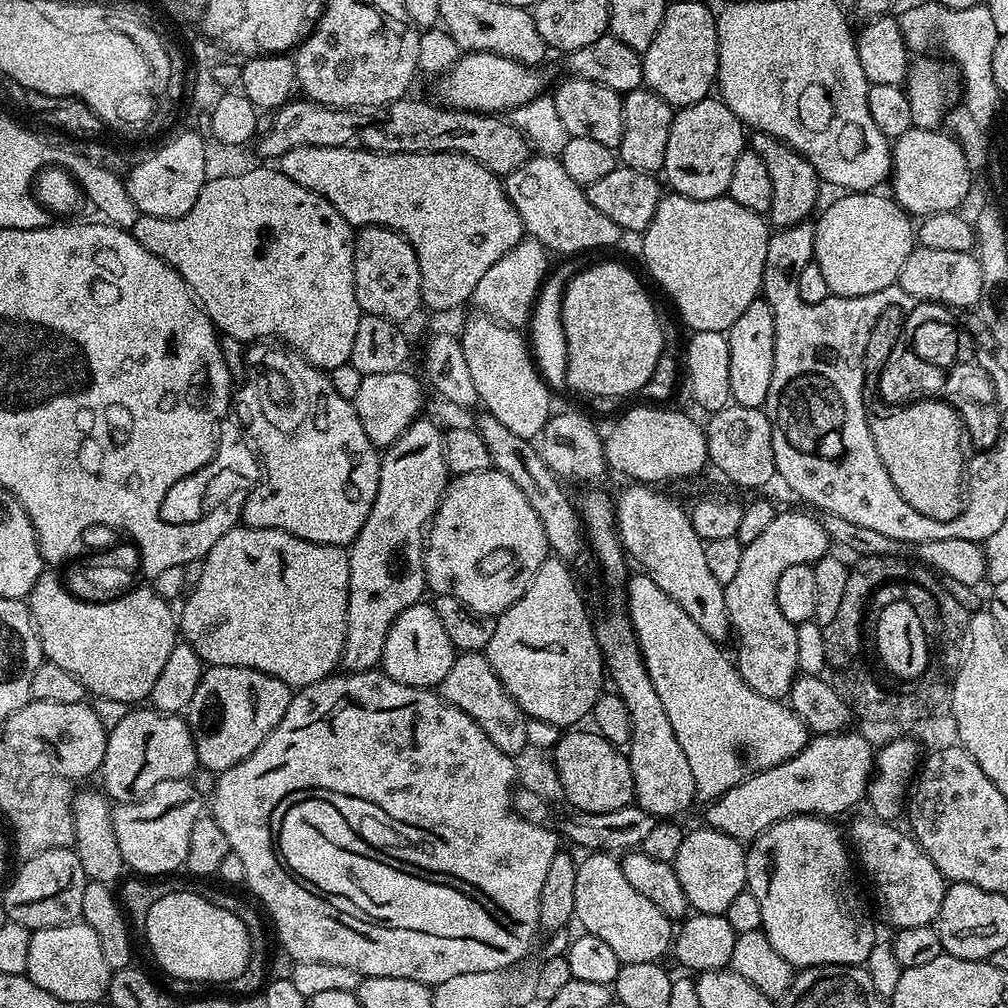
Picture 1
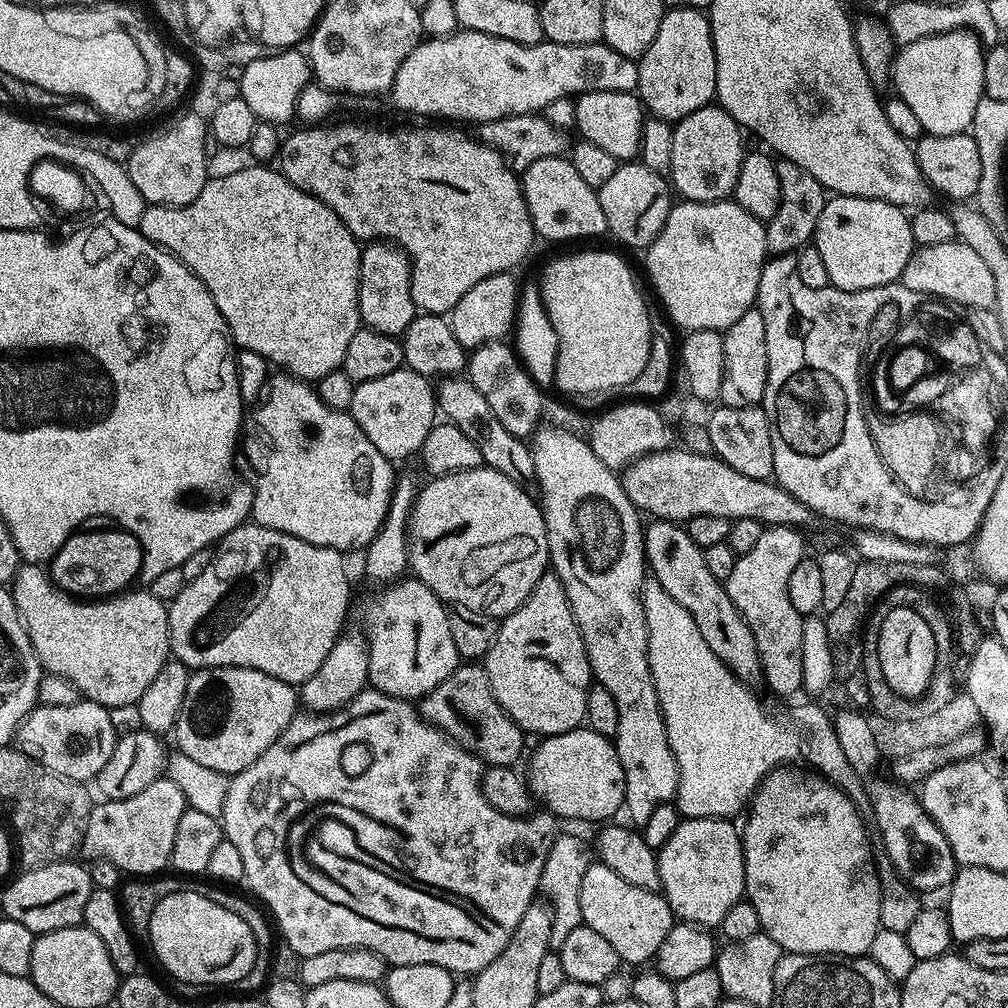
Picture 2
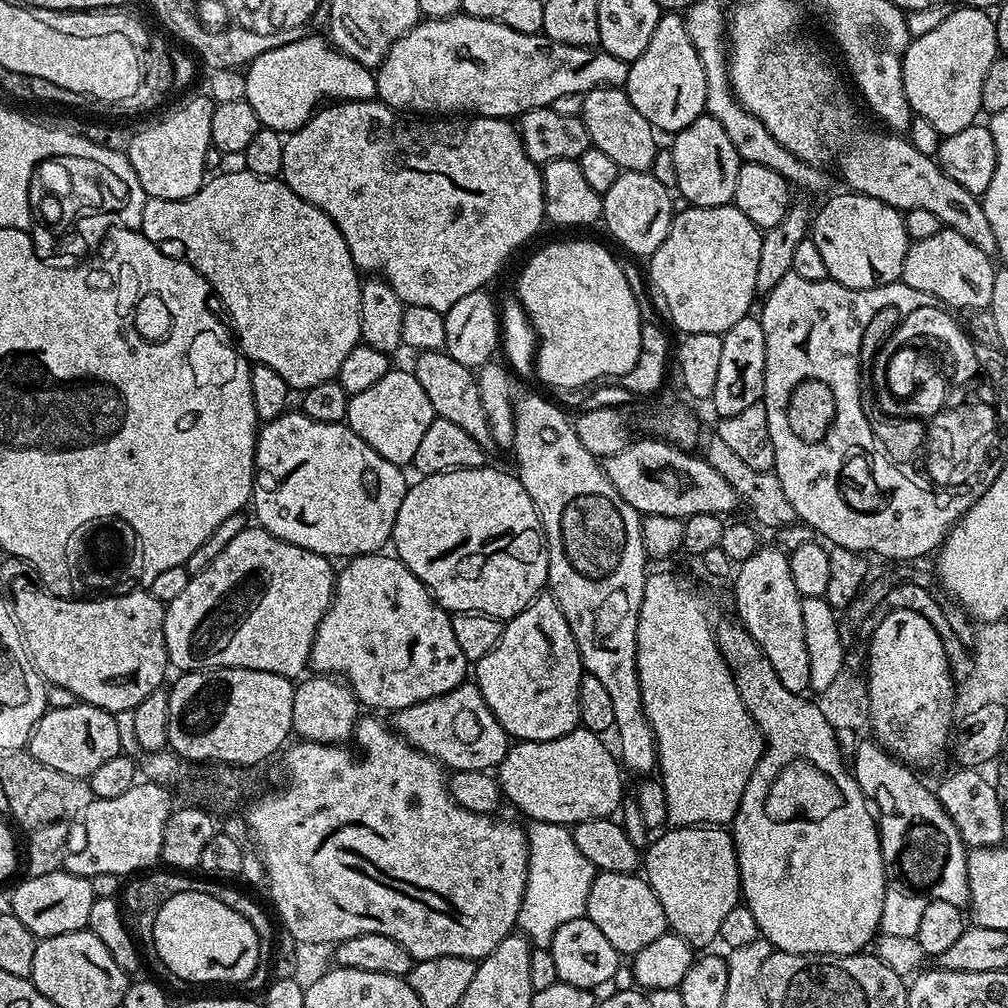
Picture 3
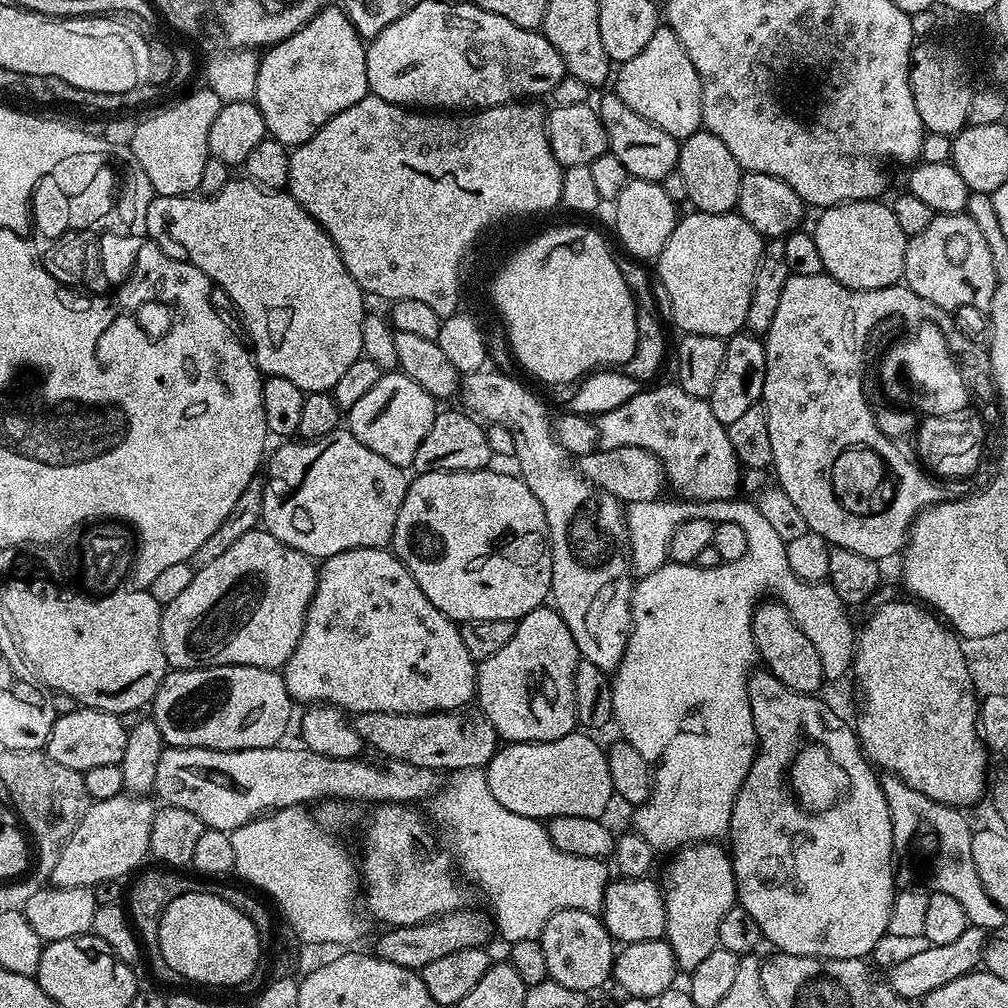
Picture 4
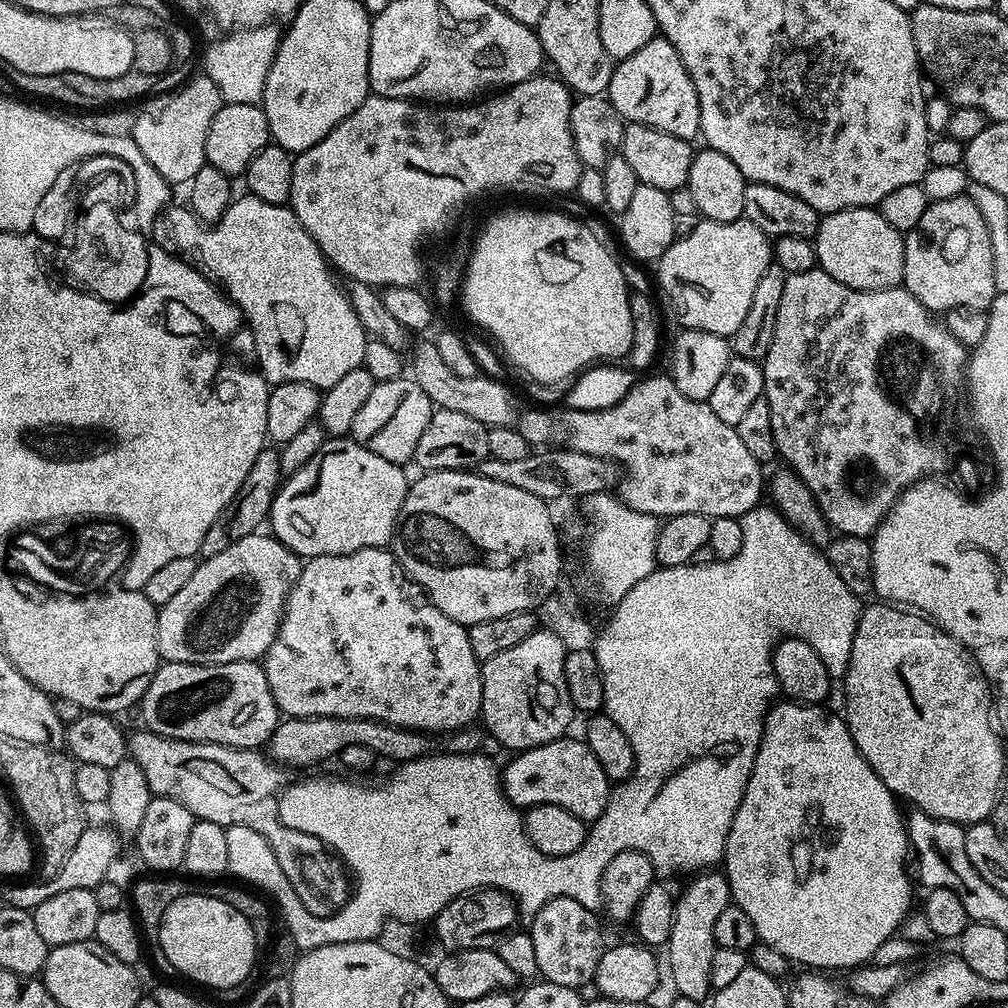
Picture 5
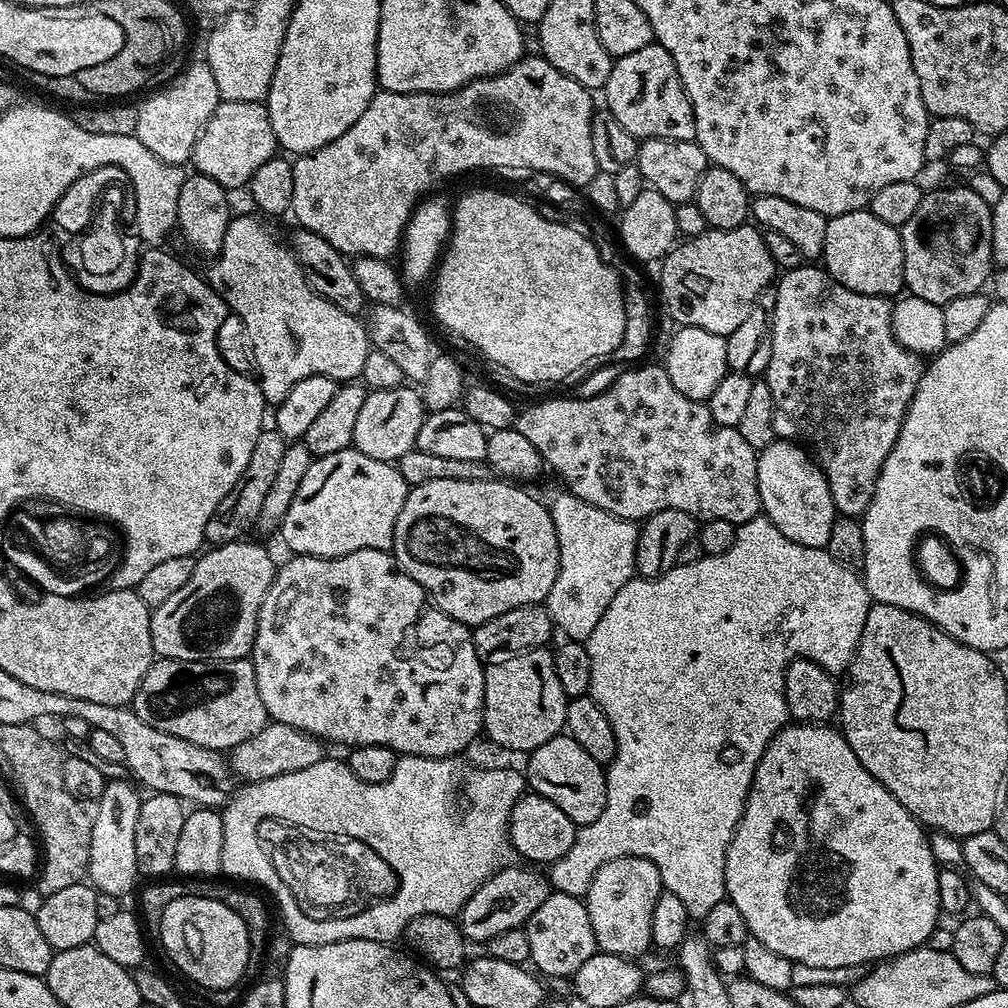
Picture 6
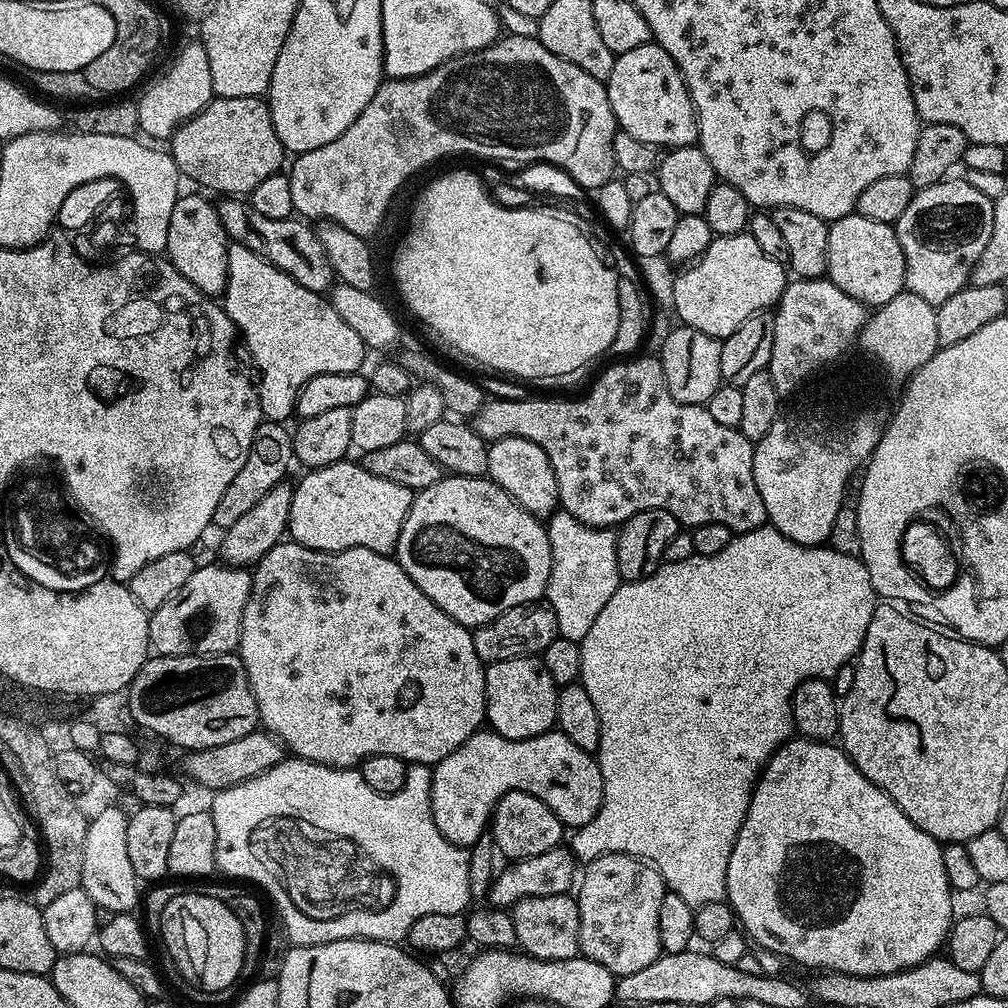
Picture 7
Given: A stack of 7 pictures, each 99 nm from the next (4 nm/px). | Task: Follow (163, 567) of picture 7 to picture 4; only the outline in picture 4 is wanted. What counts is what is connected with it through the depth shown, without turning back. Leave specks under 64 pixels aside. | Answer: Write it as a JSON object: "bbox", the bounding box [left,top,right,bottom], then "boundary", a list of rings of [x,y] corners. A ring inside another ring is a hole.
{"bbox":[146,530,318,669],"boundary":[[[267,530],[243,534],[214,562],[193,571],[189,563],[170,566],[154,577],[146,591],[163,606],[160,641],[164,657],[173,669],[209,668],[223,664],[245,664],[259,668],[283,669],[302,638],[306,614],[316,593],[318,568],[313,557],[286,546]]]}

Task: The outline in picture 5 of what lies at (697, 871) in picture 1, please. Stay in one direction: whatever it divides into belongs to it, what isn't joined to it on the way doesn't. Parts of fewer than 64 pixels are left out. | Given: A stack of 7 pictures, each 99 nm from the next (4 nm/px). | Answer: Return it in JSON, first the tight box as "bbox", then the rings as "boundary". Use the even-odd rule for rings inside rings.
{"bbox":[664,870,731,1001],"boundary":[[[708,870],[695,875],[682,896],[678,896],[675,906],[674,924],[664,951],[668,954],[666,968],[670,970],[676,992],[686,998],[705,1001],[711,993],[711,959],[716,953],[714,923],[722,910],[731,903],[731,892],[727,877],[716,870]]]}

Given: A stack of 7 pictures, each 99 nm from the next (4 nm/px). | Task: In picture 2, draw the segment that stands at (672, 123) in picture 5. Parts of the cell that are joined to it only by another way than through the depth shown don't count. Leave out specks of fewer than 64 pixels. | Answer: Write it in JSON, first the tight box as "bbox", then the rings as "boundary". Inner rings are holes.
{"bbox":[636,7,716,122],"boundary":[[[669,7],[650,50],[638,61],[636,92],[655,119],[675,122],[716,100],[716,51],[708,17],[699,8]]]}

